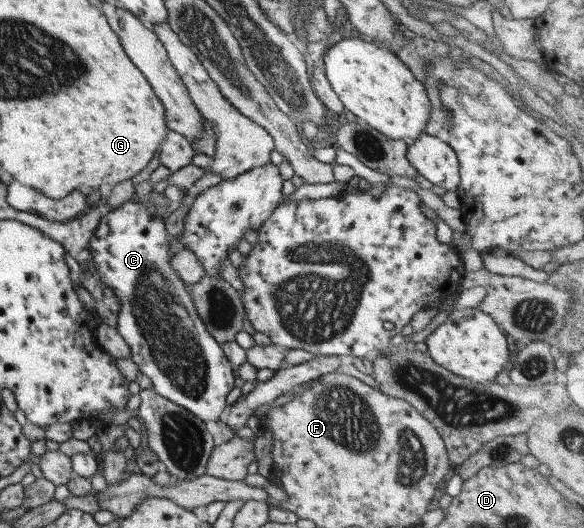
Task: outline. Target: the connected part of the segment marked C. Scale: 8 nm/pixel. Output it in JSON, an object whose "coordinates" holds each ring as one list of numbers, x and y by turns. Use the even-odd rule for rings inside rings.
{"coordinates":[[128,201,124,202,122,206,118,206,118,208,106,210,106,214,99,219,96,229,90,236,89,252,94,269,88,271,96,274,96,276,103,281,103,285,105,287,112,288,115,294,114,299,120,300,120,310,116,314,118,316,115,327,116,331,118,331,118,333,122,336,122,339,126,342,126,345,130,348,129,358,138,366,142,375,146,375,146,377,150,379,152,390,158,395,161,395,164,399,179,405,179,407,184,408,186,411,189,411,192,415,195,415,203,422,216,422,219,420,219,416,224,415,224,412,228,407,226,405,226,394,235,387,234,369,231,363,226,359,226,357,224,357,221,344,214,341,214,338,206,331,202,320,197,316,196,310,194,309,193,303,191,302,191,298,189,297,183,281,176,276,176,272,174,272,174,269,170,267,169,261,174,255,172,252,168,251,168,241,170,237,164,230,164,220,157,218,157,216,158,213,155,218,150,219,148,214,146,214,145,204,140,204,138,202]]}

